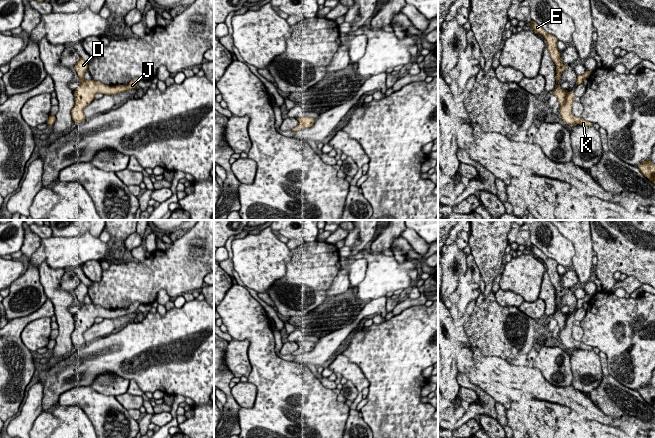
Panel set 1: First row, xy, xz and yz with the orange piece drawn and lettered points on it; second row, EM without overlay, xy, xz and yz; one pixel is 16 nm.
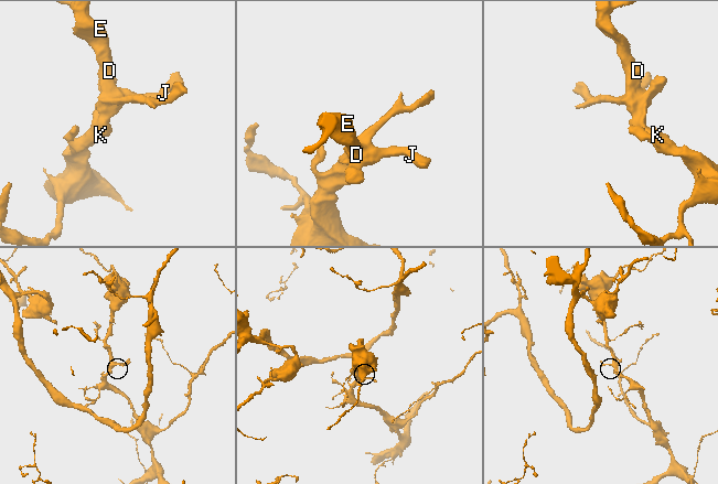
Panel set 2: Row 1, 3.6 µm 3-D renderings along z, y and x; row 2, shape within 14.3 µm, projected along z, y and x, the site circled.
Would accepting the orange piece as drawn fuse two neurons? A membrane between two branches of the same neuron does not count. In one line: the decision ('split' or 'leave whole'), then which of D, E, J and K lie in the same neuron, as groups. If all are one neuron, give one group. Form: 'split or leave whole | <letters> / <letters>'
leave whole | D E J K

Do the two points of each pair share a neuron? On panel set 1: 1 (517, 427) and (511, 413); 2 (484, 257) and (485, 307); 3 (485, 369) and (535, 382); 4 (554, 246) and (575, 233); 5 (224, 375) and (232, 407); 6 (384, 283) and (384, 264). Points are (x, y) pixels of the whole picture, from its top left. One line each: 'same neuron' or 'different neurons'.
1: same neuron
2: same neuron
3: same neuron
4: different neurons
5: same neuron
6: same neuron

